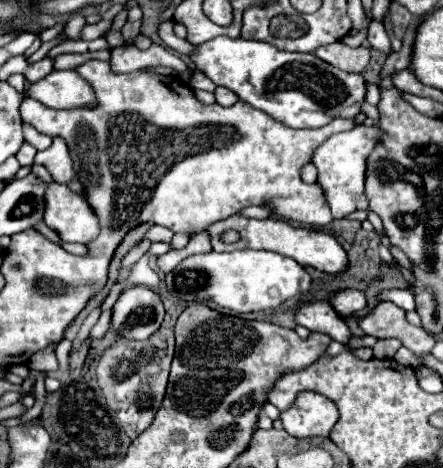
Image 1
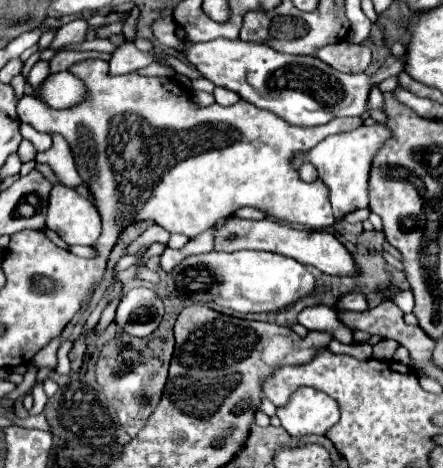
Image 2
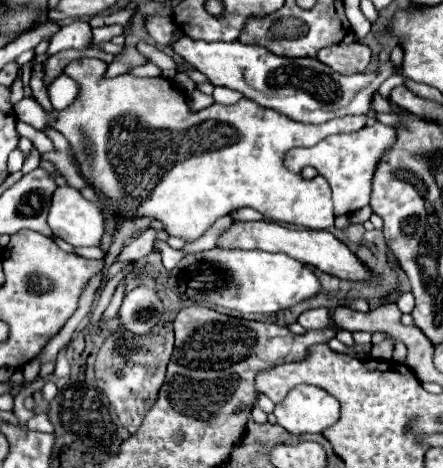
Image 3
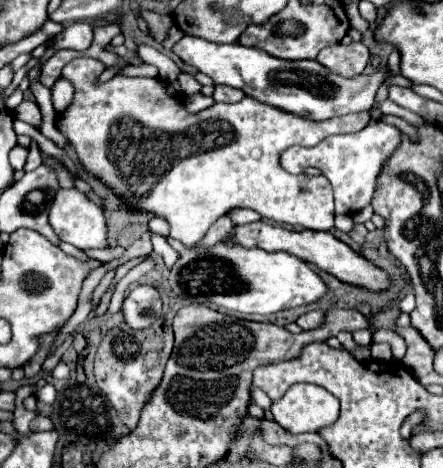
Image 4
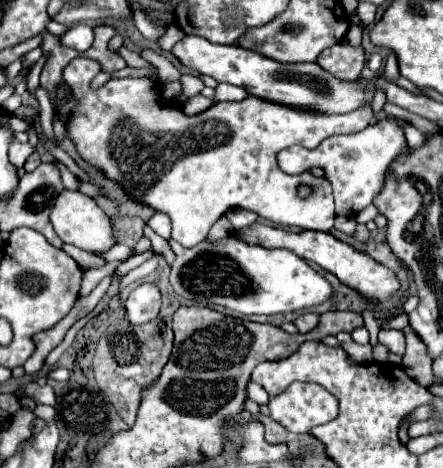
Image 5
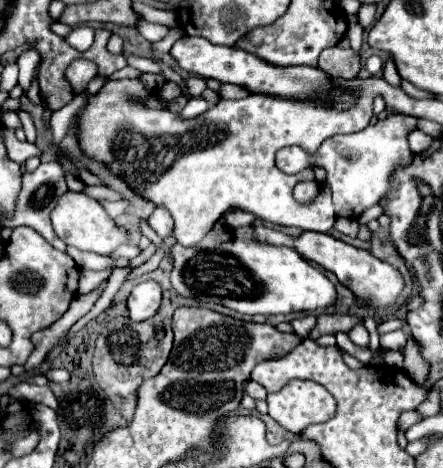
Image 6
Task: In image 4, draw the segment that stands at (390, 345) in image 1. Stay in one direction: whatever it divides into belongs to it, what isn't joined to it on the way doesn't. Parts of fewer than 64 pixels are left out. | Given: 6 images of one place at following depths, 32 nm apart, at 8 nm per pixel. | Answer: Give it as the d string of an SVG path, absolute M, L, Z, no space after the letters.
M372 344L370 354L374 360L384 360L384 362L388 362L392 358L392 350L388 344Z

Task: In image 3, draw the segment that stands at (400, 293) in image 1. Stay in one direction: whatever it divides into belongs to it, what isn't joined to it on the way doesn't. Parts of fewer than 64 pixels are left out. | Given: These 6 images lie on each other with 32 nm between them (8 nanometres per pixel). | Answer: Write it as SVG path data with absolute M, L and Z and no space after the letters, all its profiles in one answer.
M412 292L402 294L397 301L397 306L402 313L410 314L415 306L415 298Z

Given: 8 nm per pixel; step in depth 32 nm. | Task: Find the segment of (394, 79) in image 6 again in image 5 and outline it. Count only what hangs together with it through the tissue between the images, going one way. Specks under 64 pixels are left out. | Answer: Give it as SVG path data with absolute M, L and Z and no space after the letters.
M390 54L388 60L386 60L386 66L384 66L384 78L390 80L390 82L394 82L398 76L400 76L400 72L398 72L398 60L396 60L396 54Z

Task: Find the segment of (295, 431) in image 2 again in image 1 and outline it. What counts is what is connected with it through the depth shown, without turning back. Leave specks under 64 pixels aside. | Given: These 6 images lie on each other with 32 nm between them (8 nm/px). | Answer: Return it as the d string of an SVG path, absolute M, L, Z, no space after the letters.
M300 394L296 404L288 412L282 412L284 430L294 438L328 438L336 420L336 406L320 394Z

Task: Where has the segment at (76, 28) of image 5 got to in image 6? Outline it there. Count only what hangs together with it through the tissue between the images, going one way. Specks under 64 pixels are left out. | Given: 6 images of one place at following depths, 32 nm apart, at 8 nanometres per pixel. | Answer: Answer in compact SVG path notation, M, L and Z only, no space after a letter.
M80 24L80 26L72 28L70 34L68 34L64 40L66 40L68 44L72 44L72 48L84 52L84 50L88 50L88 48L92 46L92 42L94 42L94 28L90 28L90 26L86 26L86 24Z

